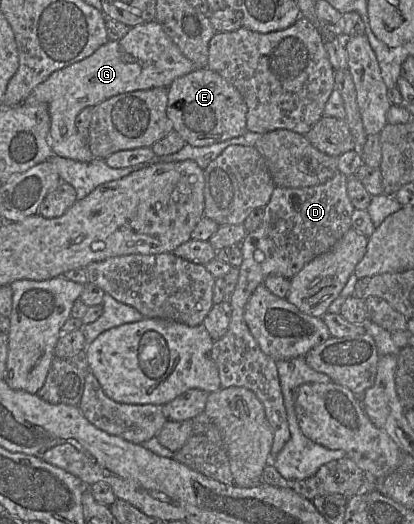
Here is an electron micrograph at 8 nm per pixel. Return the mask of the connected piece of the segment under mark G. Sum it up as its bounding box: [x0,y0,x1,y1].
[25,21,196,162]

